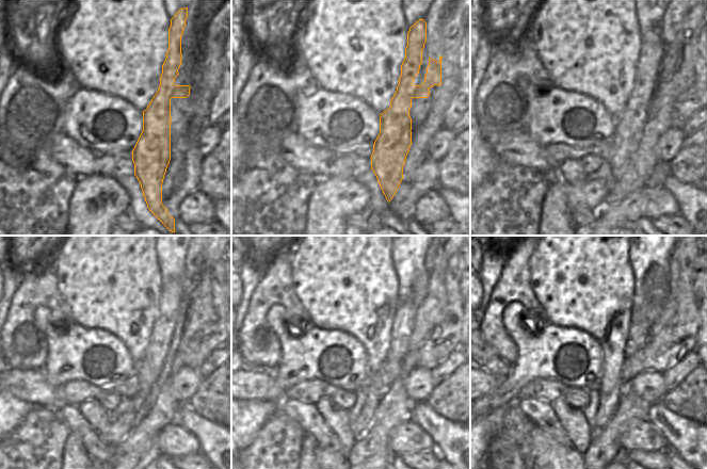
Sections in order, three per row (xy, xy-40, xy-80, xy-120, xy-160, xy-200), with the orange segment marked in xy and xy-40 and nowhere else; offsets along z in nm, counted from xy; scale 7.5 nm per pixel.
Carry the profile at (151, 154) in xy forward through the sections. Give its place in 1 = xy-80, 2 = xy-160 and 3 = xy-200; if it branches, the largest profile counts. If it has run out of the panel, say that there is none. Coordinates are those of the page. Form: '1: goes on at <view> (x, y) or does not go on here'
1: goes on at xy-80 (630, 124)
2: goes on at xy-160 (403, 325)
3: goes on at xy-200 (639, 334)

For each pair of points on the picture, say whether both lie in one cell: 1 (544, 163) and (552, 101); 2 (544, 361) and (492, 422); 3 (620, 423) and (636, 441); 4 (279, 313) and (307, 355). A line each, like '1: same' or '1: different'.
1: different
2: different
3: different
4: same

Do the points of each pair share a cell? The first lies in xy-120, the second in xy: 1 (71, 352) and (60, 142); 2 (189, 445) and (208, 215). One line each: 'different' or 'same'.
1: different
2: same

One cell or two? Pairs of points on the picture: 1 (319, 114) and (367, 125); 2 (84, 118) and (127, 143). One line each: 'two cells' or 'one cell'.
1: one cell
2: one cell

